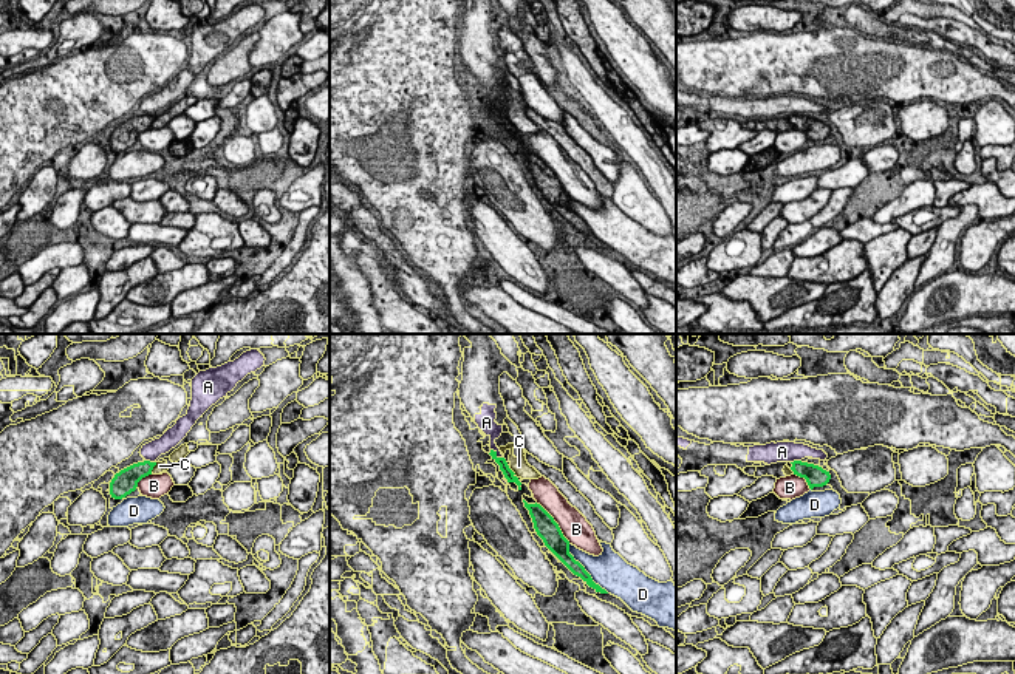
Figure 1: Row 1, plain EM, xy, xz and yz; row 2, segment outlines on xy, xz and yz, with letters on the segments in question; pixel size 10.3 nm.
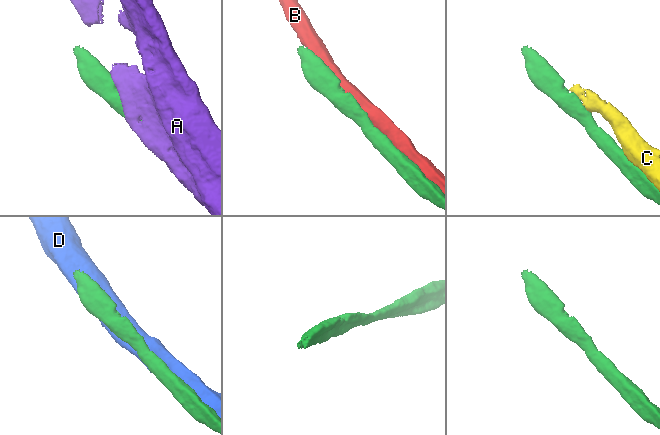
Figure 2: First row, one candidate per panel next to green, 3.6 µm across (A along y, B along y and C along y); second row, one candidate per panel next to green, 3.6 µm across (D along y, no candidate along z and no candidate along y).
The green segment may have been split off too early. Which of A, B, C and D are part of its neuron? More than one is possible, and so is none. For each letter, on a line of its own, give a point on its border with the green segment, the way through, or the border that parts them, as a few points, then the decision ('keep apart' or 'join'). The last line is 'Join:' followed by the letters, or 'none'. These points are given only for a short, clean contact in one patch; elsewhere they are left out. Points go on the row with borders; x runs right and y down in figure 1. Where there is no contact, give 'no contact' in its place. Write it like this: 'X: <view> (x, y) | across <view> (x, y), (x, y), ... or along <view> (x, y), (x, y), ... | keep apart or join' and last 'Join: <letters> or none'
A: xz (495, 455) | along xz (491, 449), (503, 458) | keep apart
B: xz (556, 523) | keep apart
C: xy (153, 466) | keep apart
D: xz (585, 571) | keep apart
Join: none

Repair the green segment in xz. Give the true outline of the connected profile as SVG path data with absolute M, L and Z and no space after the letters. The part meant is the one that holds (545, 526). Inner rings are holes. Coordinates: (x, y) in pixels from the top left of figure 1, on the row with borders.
M525 499L525 507L529 510L529 515L534 523L534 529L537 535L543 540L545 546L577 577L580 577L590 587L596 592L608 594L599 584L596 584L591 575L585 570L585 567L574 560L569 553L569 541L563 536L559 524L554 518L540 506L540 504L528 504Z

